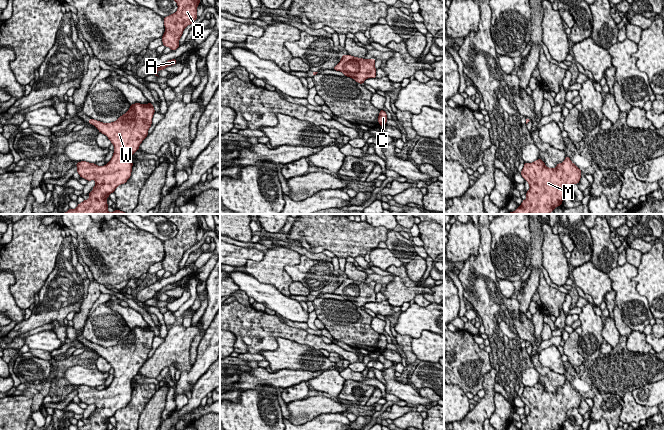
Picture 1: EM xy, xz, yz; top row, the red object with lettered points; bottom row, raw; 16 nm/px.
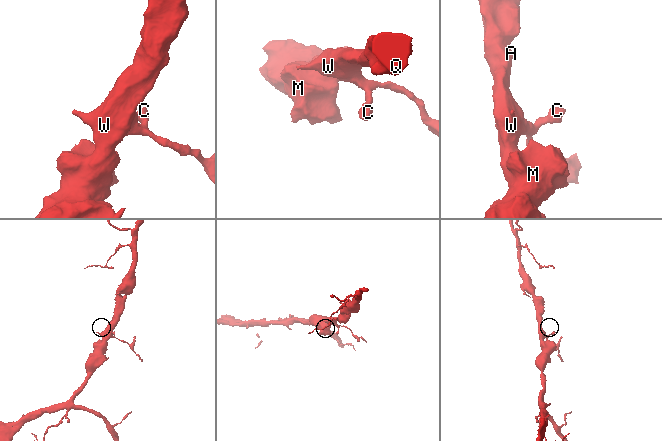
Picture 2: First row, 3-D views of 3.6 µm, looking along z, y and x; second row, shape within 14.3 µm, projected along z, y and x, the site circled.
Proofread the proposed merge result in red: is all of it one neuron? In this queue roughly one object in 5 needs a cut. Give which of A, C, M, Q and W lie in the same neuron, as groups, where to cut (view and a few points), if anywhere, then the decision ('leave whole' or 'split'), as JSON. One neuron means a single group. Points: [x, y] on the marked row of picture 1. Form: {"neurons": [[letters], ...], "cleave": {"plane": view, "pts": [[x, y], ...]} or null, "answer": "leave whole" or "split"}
{"neurons": [["A", "C", "M", "Q", "W"]], "cleave": null, "answer": "leave whole"}

